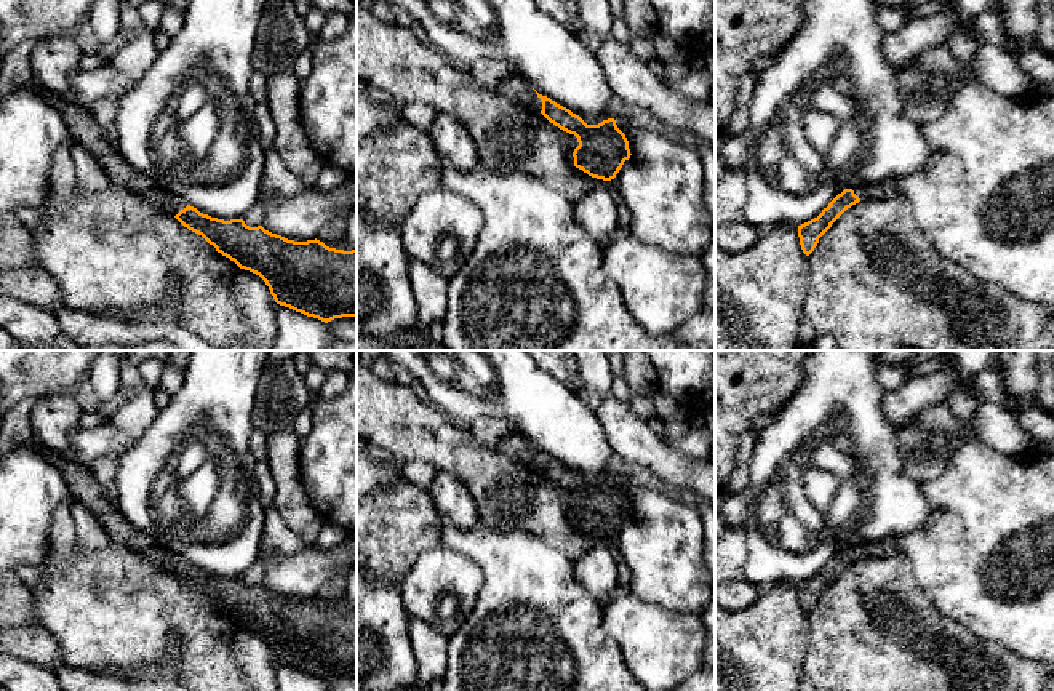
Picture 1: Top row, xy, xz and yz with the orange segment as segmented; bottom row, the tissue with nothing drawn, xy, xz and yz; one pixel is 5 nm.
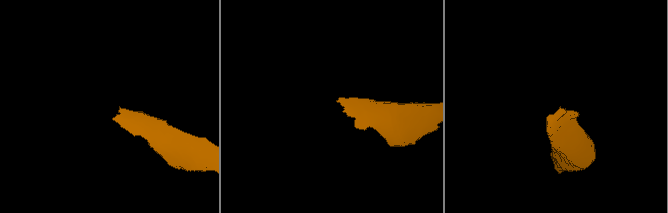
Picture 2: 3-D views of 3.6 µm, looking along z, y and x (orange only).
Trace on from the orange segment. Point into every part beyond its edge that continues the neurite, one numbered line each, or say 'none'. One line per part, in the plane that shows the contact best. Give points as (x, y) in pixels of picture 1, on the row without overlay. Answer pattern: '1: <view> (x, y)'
1: xz (515, 447)

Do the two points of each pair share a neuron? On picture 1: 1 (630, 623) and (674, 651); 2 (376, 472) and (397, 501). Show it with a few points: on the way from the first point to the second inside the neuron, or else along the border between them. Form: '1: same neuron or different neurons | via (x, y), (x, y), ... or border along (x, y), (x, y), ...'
1: same neuron | via (642, 629), (662, 648)
2: different neurons | border along (407, 482), (378, 490), (373, 495)

